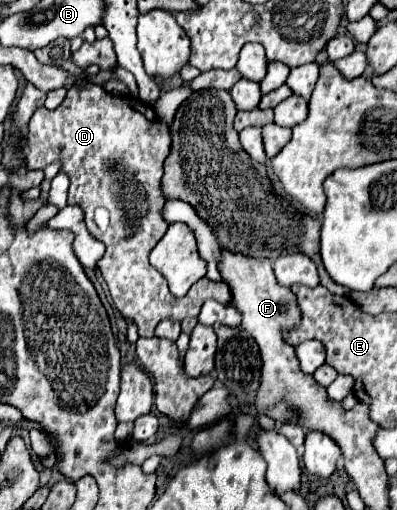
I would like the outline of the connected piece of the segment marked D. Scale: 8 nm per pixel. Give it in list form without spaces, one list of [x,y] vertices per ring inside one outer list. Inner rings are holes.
[[[88,83],[84,89],[68,89],[66,99],[56,109],[40,107],[30,123],[28,123],[28,153],[26,153],[26,167],[28,169],[46,169],[50,163],[60,161],[60,171],[70,177],[70,191],[68,191],[68,205],[78,205],[84,211],[86,227],[92,237],[100,239],[106,245],[104,257],[98,261],[98,269],[108,283],[108,291],[116,309],[130,321],[138,325],[140,337],[150,337],[156,325],[164,319],[188,319],[198,317],[200,307],[206,299],[216,299],[224,305],[232,305],[230,289],[224,281],[210,281],[202,277],[192,285],[192,289],[182,297],[174,297],[168,289],[166,279],[150,265],[148,255],[152,247],[164,237],[168,223],[162,215],[166,205],[166,195],[162,191],[162,175],[164,175],[164,159],[170,151],[170,135],[168,125],[160,121],[154,109],[132,95],[112,95],[100,85]],[[104,207],[108,211],[108,227],[100,229],[94,221],[94,211]]]

